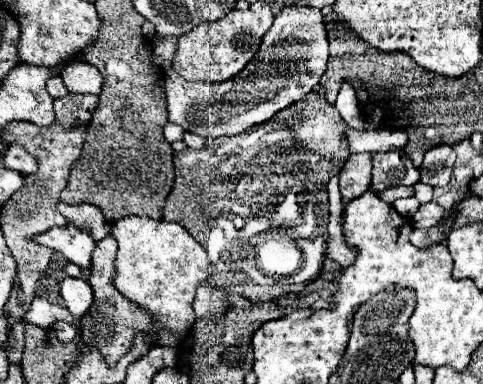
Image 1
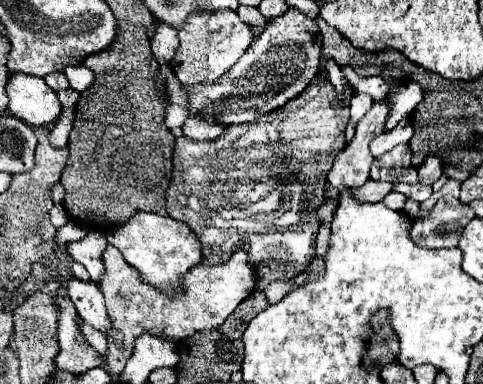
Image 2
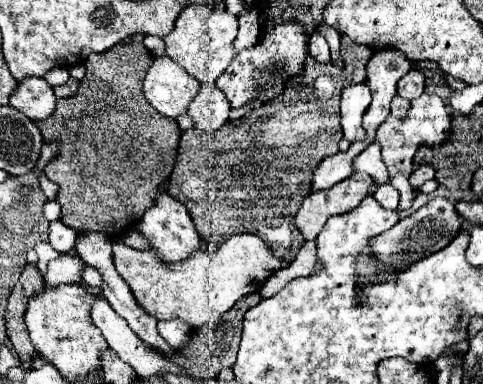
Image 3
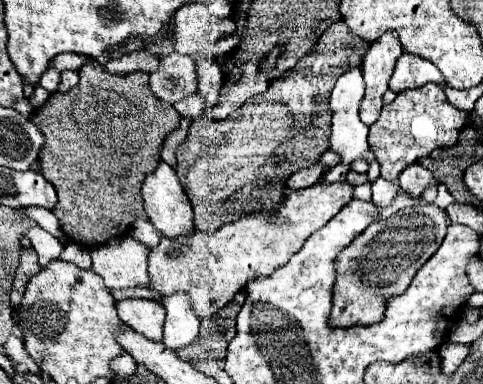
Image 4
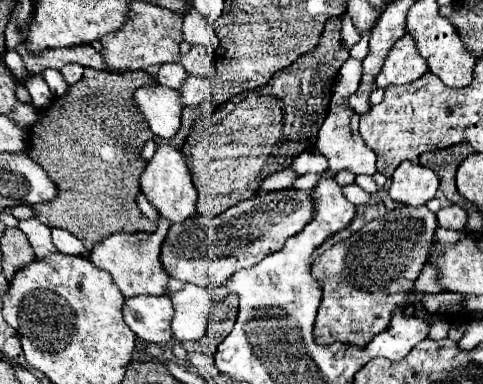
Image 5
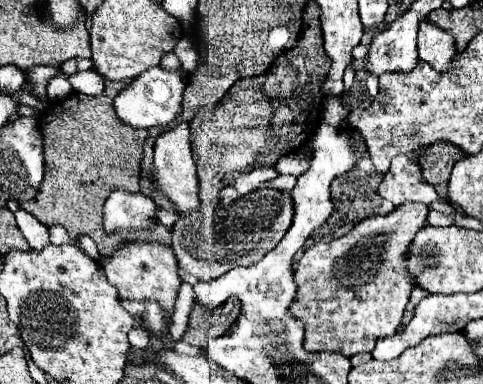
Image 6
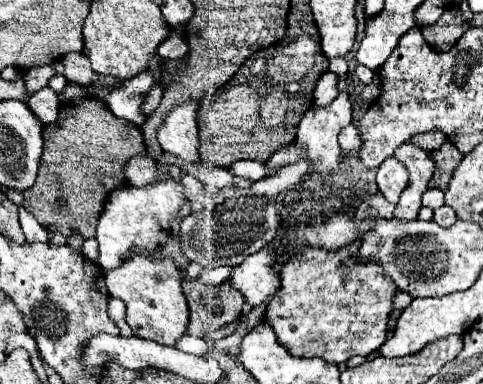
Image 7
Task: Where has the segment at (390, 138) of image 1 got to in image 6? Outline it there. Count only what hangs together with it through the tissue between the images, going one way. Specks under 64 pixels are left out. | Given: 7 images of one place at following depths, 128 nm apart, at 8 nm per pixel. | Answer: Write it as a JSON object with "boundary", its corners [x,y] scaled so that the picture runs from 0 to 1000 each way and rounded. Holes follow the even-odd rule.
{"boundary":[[[576,458],[576,464],[555,469],[551,479],[542,479],[542,487],[569,490],[571,495],[588,495],[588,500],[596,500],[609,479],[613,479],[613,458]]]}

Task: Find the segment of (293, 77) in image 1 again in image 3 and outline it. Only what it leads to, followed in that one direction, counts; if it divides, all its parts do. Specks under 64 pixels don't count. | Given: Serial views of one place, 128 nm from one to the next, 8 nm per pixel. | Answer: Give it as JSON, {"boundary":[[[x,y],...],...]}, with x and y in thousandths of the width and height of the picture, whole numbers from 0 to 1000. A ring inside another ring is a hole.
{"boundary":[[[613,57],[580,63],[555,89],[555,99],[484,146],[476,172],[451,203],[447,224],[468,245],[480,281],[497,281],[522,255],[538,255],[542,266],[555,266],[584,240],[588,214],[600,198],[625,182],[625,161],[634,141],[638,141],[638,94],[621,73],[621,63]]]}

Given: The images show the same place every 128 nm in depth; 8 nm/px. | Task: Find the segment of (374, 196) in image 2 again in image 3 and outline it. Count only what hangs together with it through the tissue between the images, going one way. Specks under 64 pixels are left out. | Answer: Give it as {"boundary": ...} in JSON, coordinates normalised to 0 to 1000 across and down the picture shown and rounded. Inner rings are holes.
{"boundary":[[[737,448],[725,464],[692,479],[687,490],[646,495],[609,563],[609,583],[629,625],[650,625],[683,563],[737,542],[762,510],[762,484],[770,474],[774,469],[766,464],[766,453]]]}

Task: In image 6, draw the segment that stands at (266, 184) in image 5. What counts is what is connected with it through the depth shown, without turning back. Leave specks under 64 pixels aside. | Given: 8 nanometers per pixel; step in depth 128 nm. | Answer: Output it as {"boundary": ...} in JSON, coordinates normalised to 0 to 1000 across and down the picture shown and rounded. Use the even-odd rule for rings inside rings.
{"boundary":[[[526,438],[522,448],[505,448],[505,453],[489,458],[472,484],[484,490],[489,500],[497,500],[497,505],[513,505],[513,500],[530,495],[542,474],[563,469],[571,458],[576,453],[567,448],[567,438]]]}

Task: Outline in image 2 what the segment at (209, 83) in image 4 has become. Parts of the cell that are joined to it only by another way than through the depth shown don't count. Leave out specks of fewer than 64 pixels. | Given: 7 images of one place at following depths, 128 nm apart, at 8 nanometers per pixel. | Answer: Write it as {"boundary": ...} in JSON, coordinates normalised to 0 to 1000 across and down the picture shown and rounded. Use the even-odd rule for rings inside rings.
{"boundary":[[[410,297],[389,302],[385,318],[381,318],[381,328],[377,328],[381,354],[389,354],[398,365],[414,365],[414,370],[443,365],[460,344],[460,333],[464,328],[455,328],[451,318],[422,318],[422,307],[410,302]]]}

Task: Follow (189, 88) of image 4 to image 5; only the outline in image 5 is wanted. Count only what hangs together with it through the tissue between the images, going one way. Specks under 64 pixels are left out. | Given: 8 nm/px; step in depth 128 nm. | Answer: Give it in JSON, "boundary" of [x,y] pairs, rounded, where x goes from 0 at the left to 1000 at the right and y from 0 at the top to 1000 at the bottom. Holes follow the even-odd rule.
{"boundary":[[[356,161],[356,167],[335,167],[331,182],[327,182],[327,198],[323,208],[348,229],[364,229],[373,234],[377,219],[381,219],[381,203],[385,203],[385,182],[373,161]]]}

